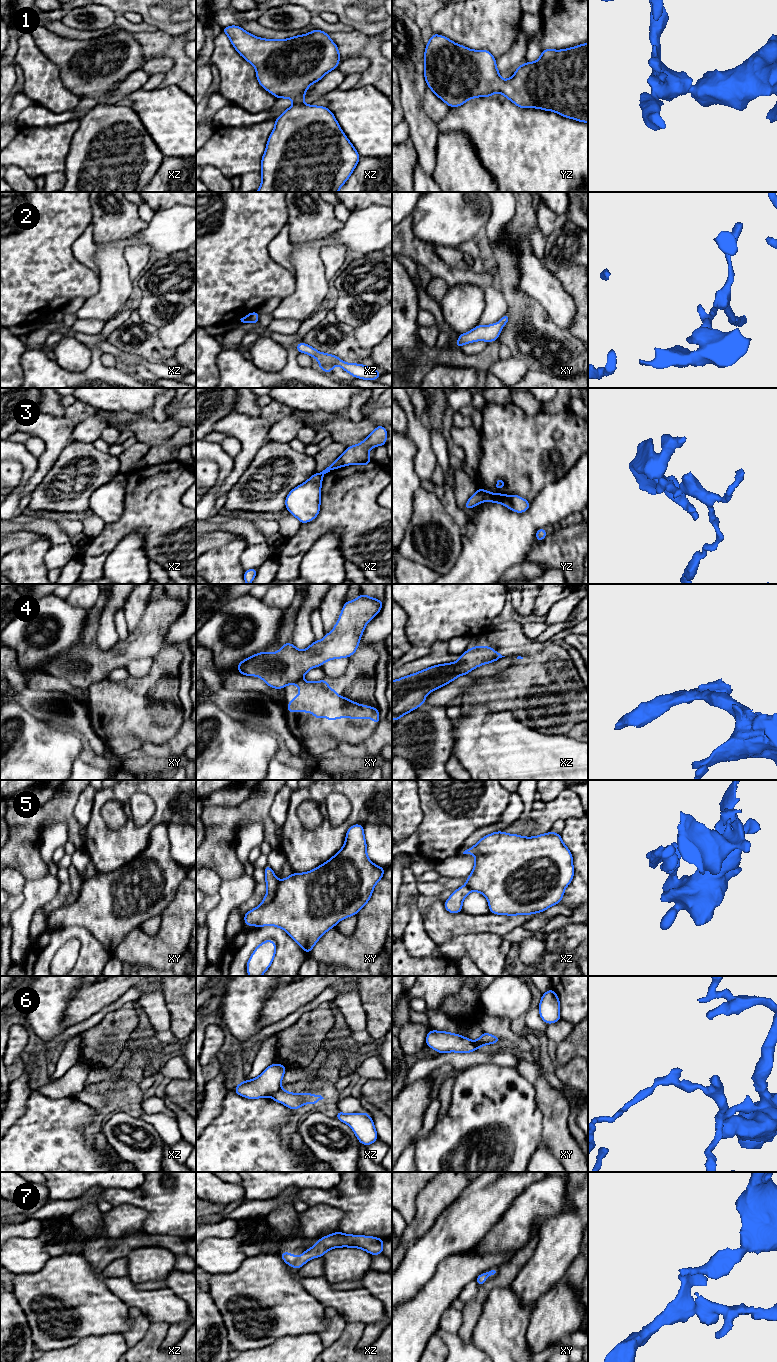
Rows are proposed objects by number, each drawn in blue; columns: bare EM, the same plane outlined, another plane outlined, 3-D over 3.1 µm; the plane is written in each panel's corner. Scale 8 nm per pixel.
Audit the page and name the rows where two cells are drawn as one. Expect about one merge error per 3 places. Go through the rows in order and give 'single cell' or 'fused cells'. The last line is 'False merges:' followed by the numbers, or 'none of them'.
1: single cell
2: single cell
3: fused cells
4: fused cells
5: fused cells
6: fused cells
7: single cell
False merges: 3, 4, 5, 6

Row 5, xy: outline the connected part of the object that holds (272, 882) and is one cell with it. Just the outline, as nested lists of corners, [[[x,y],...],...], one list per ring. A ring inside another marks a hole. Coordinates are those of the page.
[[[269,865],[264,867],[263,870],[265,872],[265,877],[266,877],[265,883],[267,885],[267,893],[260,906],[267,905],[273,900],[280,882],[276,878],[273,869]]]

